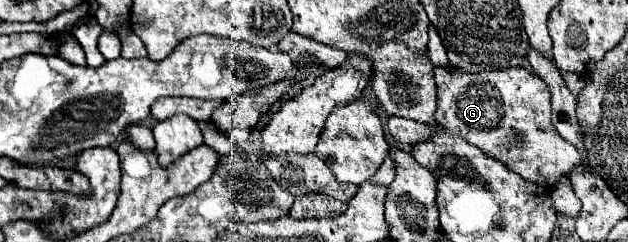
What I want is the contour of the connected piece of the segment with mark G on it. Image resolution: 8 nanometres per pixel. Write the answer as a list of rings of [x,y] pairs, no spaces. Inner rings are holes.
[[[447,66],[435,68],[433,74],[437,84],[437,126],[501,160],[525,180],[537,186],[553,186],[581,162],[581,154],[557,134],[551,122],[551,96],[545,82],[529,70],[513,66],[499,72],[467,74]],[[517,134],[523,136],[523,144],[517,142]]]

